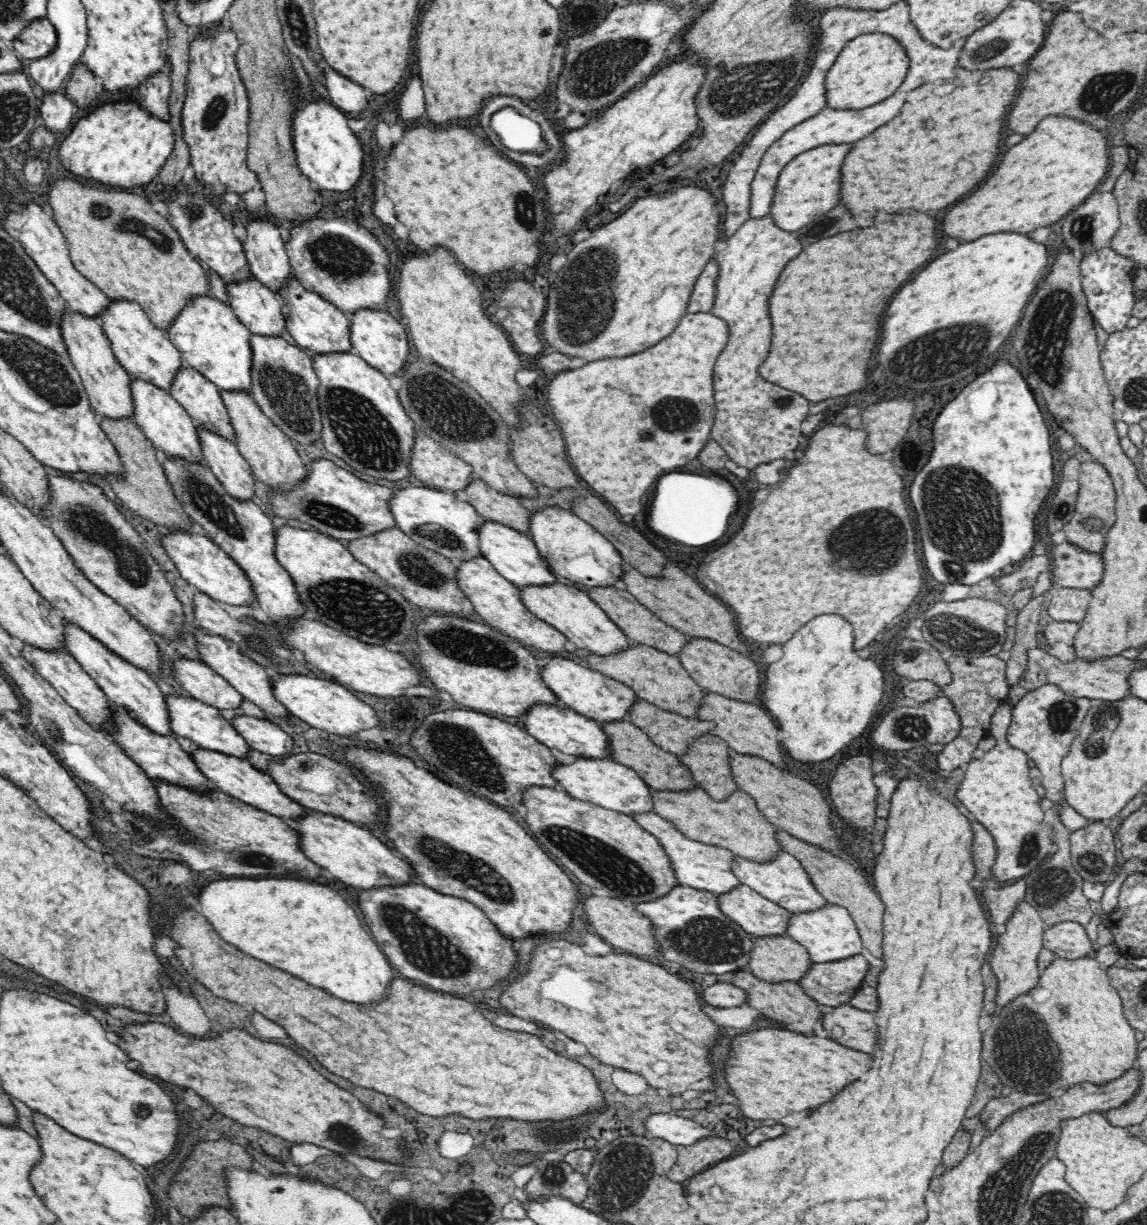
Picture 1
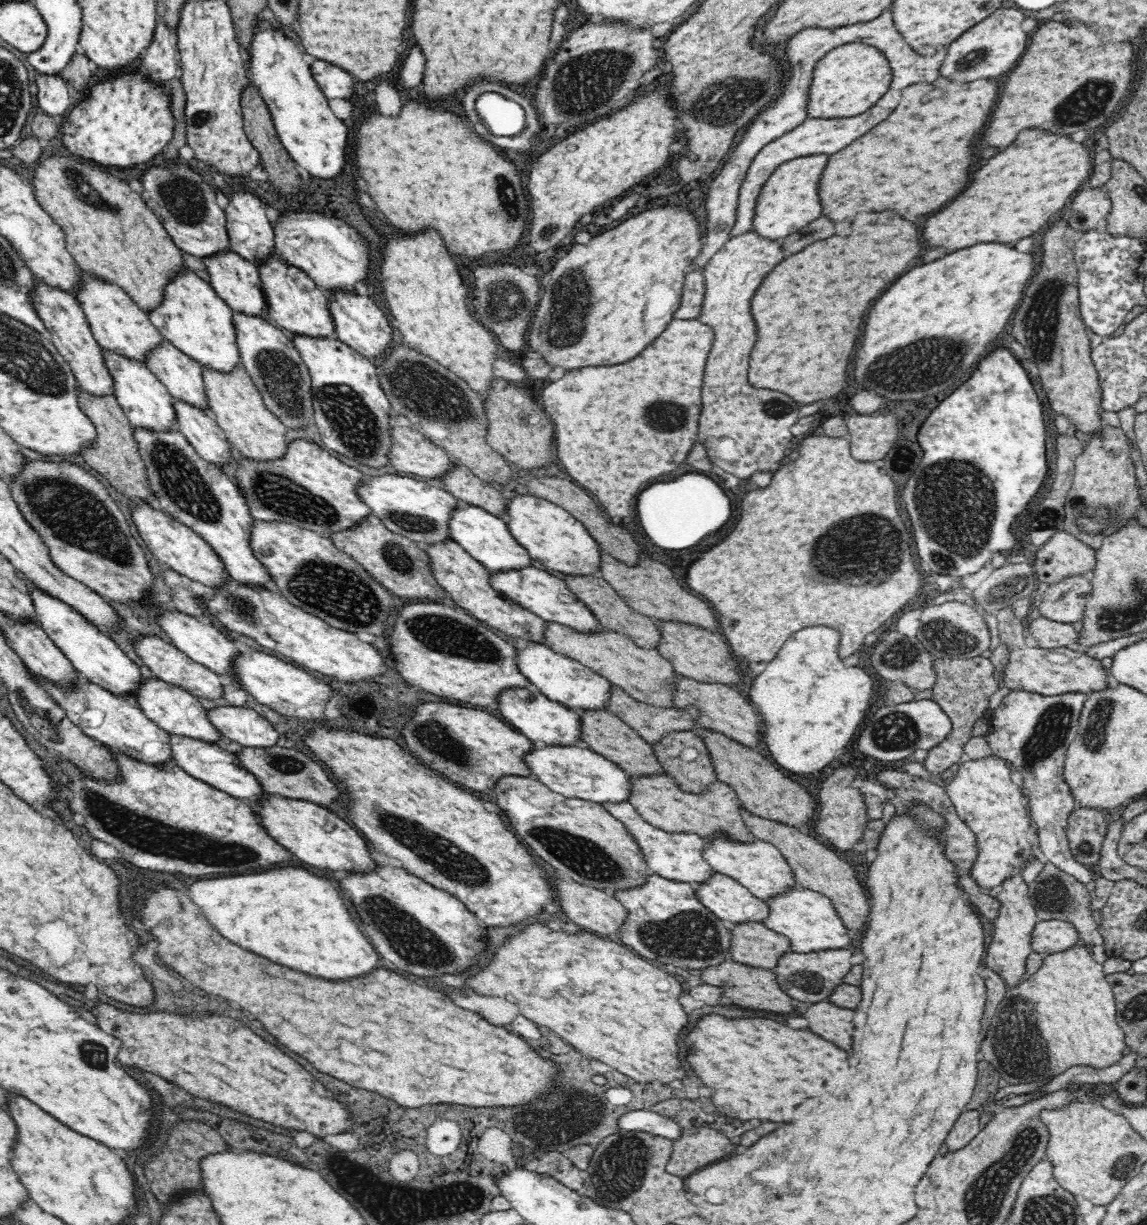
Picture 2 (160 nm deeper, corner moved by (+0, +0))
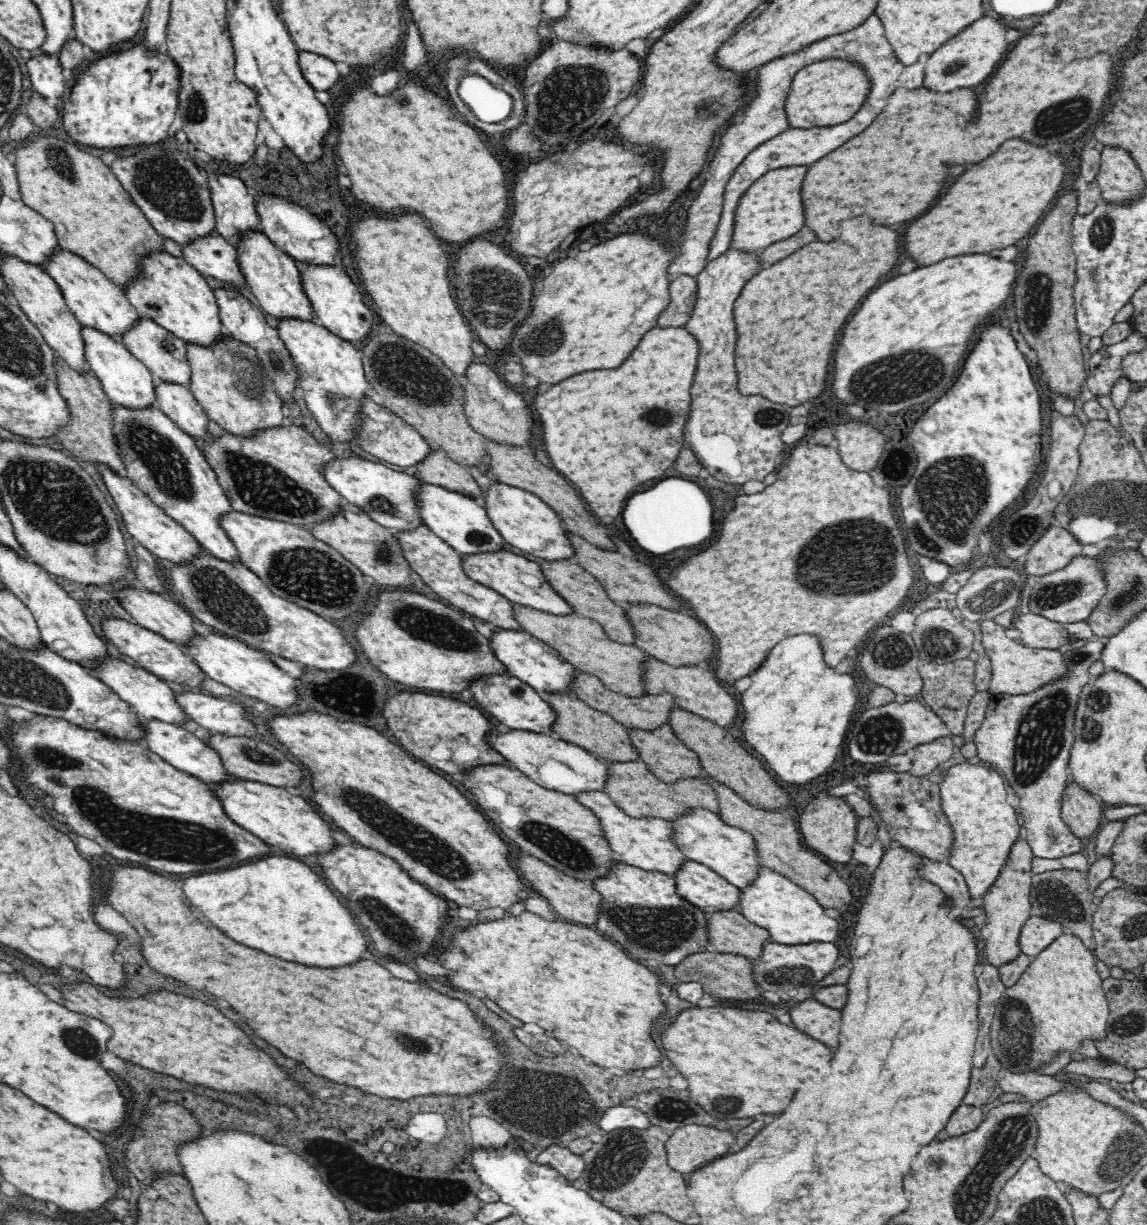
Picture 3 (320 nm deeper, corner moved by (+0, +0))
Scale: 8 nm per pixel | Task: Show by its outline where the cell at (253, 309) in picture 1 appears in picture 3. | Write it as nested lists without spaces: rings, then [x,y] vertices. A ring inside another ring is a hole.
[[[213,231],[210,235],[182,245],[183,260],[200,275],[211,276],[226,282],[227,288],[244,285],[237,253],[224,237]]]

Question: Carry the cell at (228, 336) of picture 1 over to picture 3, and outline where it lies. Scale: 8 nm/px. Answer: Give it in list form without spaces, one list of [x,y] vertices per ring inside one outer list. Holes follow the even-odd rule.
[[[162,250],[141,255],[139,266],[141,272],[121,287],[139,317],[154,320],[178,338],[194,344],[210,346],[220,338],[222,323],[215,295],[190,264]]]

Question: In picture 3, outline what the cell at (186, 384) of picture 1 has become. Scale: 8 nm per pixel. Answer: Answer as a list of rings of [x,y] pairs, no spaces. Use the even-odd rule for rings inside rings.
[[[141,316],[130,324],[130,330],[122,332],[120,342],[140,361],[145,364],[154,378],[160,381],[173,382],[188,387],[190,384],[191,371],[186,359],[185,341],[178,338],[167,328],[160,326],[154,320]]]

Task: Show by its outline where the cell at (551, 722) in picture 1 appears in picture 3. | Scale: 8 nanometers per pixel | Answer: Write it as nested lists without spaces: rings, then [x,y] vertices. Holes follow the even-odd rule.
[[[488,674],[484,678],[476,678],[466,688],[471,693],[476,704],[482,712],[488,712],[498,722],[502,722],[508,728],[520,728],[520,731],[532,731],[550,733],[551,725],[557,720],[554,709],[542,699],[540,693],[529,684],[522,682],[510,674]]]

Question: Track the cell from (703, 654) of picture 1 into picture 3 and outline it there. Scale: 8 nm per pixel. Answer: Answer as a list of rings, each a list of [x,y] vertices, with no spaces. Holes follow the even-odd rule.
[[[622,604],[624,615],[634,629],[634,644],[649,656],[670,666],[698,664],[710,667],[710,660],[716,654],[714,638],[700,622],[690,618],[686,612],[668,610],[655,604]]]

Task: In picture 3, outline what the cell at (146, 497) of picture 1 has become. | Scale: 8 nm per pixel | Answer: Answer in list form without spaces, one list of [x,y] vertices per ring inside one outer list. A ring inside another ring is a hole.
[[[59,355],[54,362],[56,387],[68,407],[68,422],[64,426],[58,426],[56,436],[74,456],[80,456],[82,460],[88,460],[88,462],[108,464],[114,472],[126,477],[124,463],[120,459],[120,449],[112,435],[112,413],[110,413],[112,402],[104,392],[100,381],[90,370],[88,373],[74,371]]]

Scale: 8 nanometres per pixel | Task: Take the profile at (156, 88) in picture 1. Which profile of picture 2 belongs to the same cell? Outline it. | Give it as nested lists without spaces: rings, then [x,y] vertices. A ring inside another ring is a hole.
[[[156,18],[153,40],[141,54],[141,70],[156,84],[166,84],[177,80],[178,62],[176,48],[176,34],[167,22]]]

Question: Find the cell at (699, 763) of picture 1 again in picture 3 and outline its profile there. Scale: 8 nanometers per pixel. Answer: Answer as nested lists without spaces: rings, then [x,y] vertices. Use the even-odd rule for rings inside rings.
[[[668,724],[650,731],[627,728],[627,732],[631,744],[638,752],[639,760],[644,762],[652,774],[663,782],[674,783],[685,777],[695,778],[704,771],[700,766],[698,756],[674,735]]]

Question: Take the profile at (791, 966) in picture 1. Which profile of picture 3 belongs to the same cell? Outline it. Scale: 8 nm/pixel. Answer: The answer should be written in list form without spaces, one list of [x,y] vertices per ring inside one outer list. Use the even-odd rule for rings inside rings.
[[[739,910],[705,912],[706,937],[711,950],[758,958],[762,944],[770,940],[766,929],[751,923]]]

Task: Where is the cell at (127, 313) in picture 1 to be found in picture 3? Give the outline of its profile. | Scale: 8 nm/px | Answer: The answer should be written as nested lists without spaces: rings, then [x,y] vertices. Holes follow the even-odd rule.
[[[57,246],[53,249],[50,261],[47,261],[42,268],[58,283],[65,304],[80,324],[101,330],[120,341],[122,332],[130,330],[130,324],[138,320],[138,313],[128,301],[122,288],[80,256]]]

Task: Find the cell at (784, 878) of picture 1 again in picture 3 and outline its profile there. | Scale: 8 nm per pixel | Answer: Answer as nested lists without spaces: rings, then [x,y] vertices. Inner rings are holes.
[[[699,806],[684,810],[674,820],[666,821],[670,821],[670,829],[672,829],[670,837],[685,859],[705,864],[738,888],[746,888],[748,884],[752,884],[752,880],[758,874],[760,861],[757,856],[757,844],[754,843],[750,833],[724,823],[718,814]]]

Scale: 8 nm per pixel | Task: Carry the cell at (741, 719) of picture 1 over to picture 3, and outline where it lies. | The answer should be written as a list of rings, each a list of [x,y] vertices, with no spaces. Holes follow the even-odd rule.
[[[646,656],[642,662],[642,685],[647,694],[667,693],[674,696],[678,707],[706,718],[719,726],[728,727],[739,717],[739,702],[731,696],[731,690],[714,676],[713,671],[705,665],[684,664],[670,666],[653,656]]]

